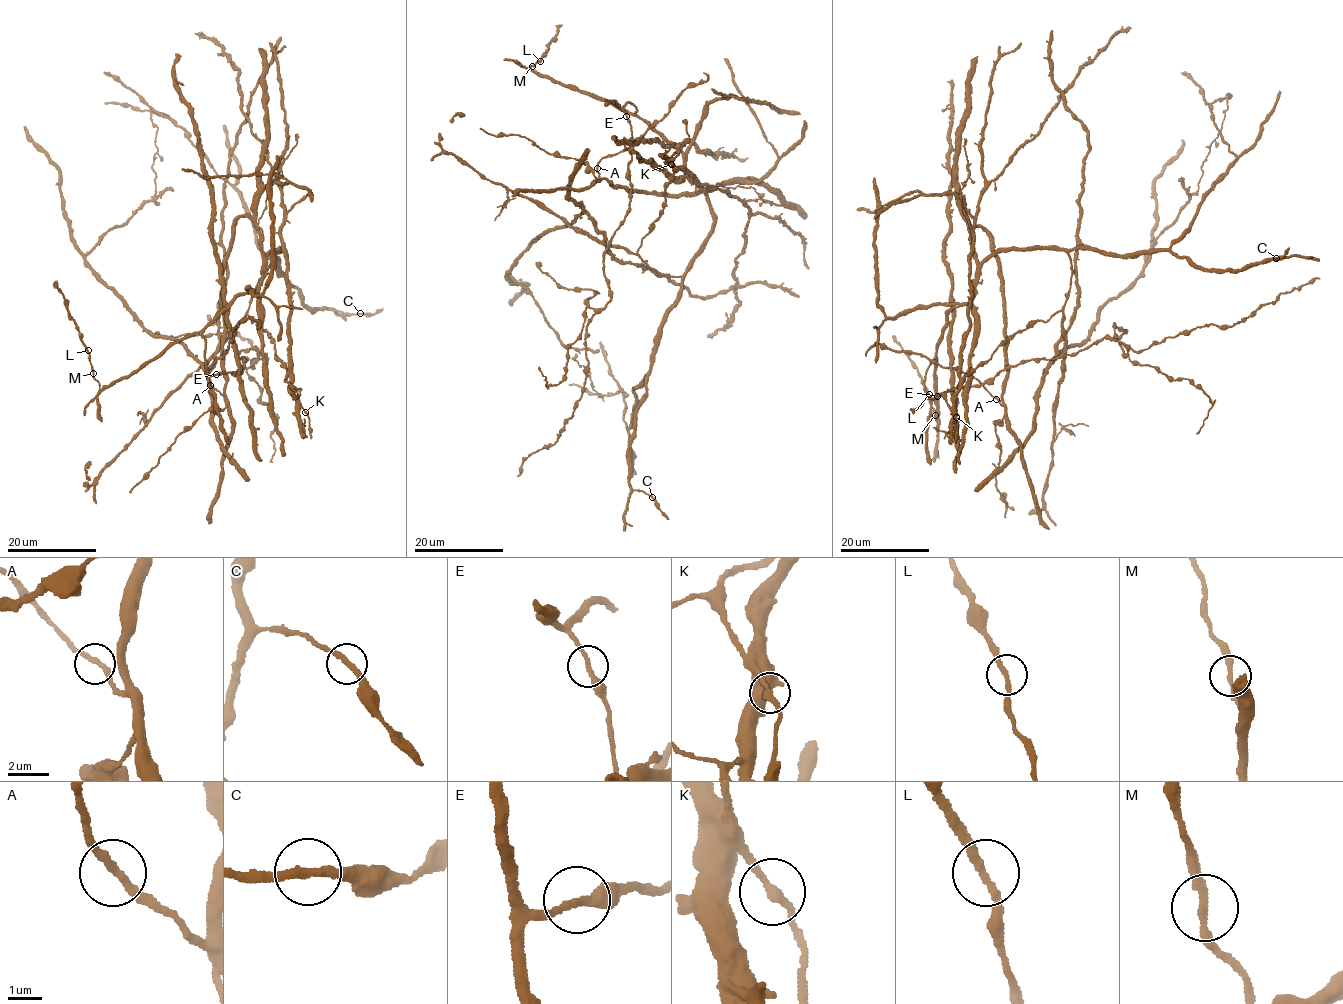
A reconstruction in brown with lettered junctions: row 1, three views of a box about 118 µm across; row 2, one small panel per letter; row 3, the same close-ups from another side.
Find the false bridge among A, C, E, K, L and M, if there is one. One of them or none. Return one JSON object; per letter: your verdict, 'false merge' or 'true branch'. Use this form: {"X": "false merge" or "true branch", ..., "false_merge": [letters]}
{"A": "true branch", "C": "true branch", "E": "true branch", "K": "true branch", "L": "true branch", "M": "true branch", "false_merge": []}

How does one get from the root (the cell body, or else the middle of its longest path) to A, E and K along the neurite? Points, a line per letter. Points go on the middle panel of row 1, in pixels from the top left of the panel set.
A: (707, 236), (713, 214), (706, 191), (717, 186), (690, 194), (631, 191), (610, 185), (597, 168)
E: (707, 236), (711, 206), (685, 172), (685, 155), (626, 102), (626, 116)
K: (707, 236), (678, 276), (663, 274), (638, 253), (659, 218), (674, 168), (671, 164)

